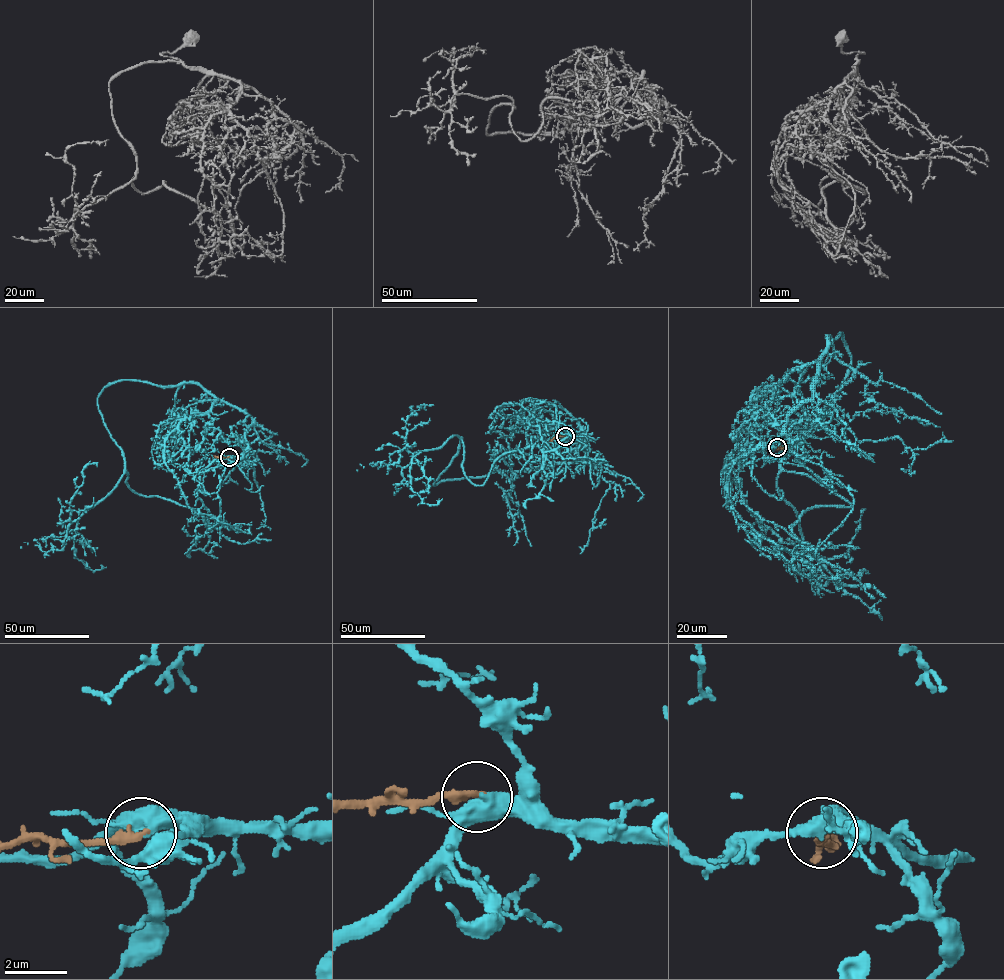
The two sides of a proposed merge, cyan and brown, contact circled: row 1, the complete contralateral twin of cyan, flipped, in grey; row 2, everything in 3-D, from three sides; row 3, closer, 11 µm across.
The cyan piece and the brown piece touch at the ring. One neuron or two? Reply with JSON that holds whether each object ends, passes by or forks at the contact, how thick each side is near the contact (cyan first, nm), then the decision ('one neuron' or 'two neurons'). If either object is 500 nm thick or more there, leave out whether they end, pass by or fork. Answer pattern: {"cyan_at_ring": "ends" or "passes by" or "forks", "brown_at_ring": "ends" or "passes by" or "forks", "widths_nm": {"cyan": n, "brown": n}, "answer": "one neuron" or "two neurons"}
{"cyan_at_ring": "passes by", "brown_at_ring": "ends", "widths_nm": {"cyan": 440, "brown": 300}, "answer": "one neuron"}

